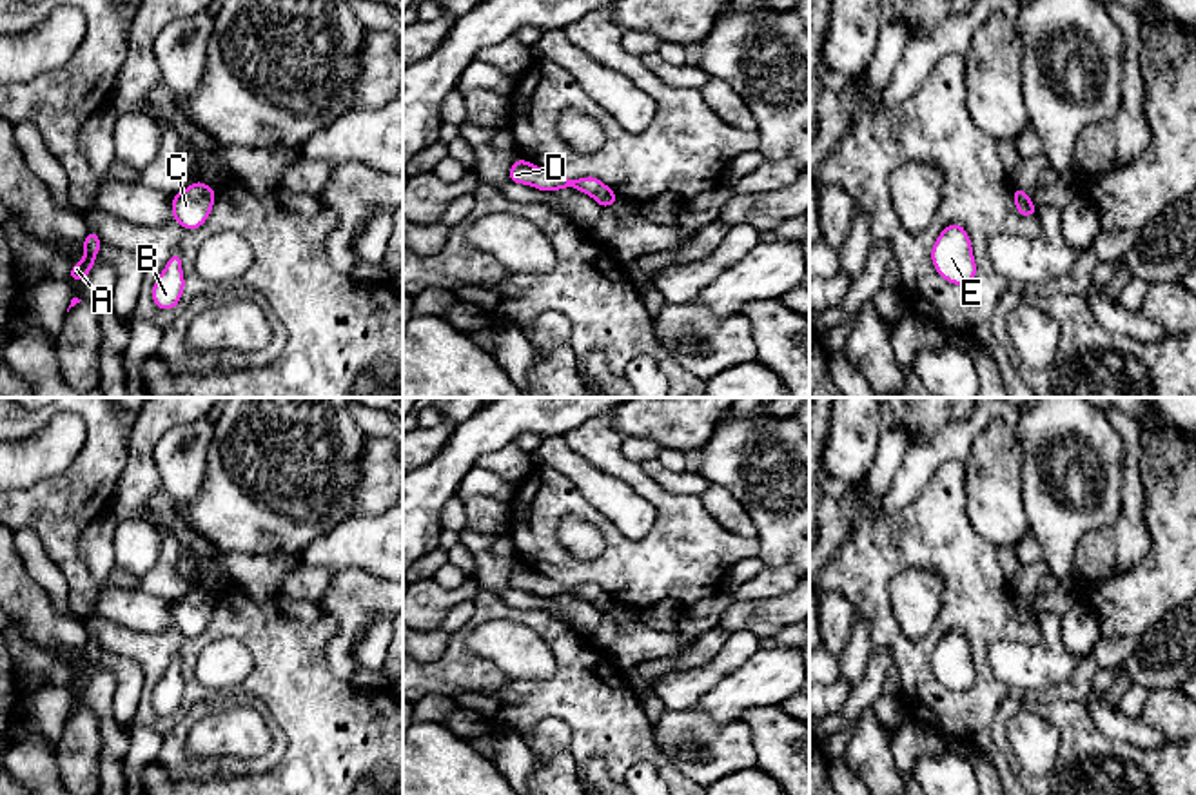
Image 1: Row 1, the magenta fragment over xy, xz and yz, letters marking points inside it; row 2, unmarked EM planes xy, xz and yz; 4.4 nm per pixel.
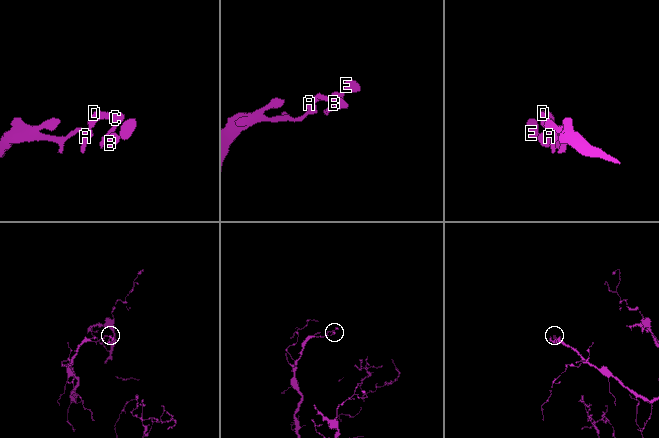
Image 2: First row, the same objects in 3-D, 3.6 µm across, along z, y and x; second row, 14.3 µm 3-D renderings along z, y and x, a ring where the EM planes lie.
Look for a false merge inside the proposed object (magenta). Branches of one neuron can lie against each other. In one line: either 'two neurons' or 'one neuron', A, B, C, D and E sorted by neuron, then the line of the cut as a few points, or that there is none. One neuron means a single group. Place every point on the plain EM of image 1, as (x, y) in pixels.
one neuron; A B C D E; no cut

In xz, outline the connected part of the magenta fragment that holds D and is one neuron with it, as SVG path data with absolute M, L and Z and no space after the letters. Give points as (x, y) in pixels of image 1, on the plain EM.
M517 564L510 574L508 586L514 590L532 592L544 599L573 594L592 603L603 615L610 613L619 606L619 603L595 583L568 586L561 581L528 570L523 564Z

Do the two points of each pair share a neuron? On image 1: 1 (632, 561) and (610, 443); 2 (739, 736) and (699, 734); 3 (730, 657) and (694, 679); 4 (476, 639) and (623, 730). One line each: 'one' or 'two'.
1: one
2: one
3: one
4: two

